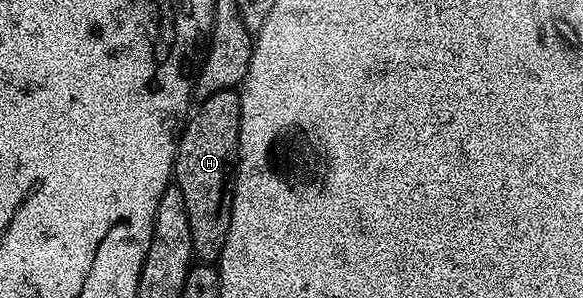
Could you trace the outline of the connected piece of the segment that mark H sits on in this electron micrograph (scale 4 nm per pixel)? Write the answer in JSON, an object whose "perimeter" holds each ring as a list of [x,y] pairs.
{"perimeter":[[[222,90],[213,92],[213,96],[202,99],[194,107],[179,136],[173,182],[181,188],[181,196],[185,196],[191,248],[194,257],[203,264],[218,263],[221,248],[225,248],[225,236],[229,236],[235,195],[235,171],[239,160],[240,124],[239,90]]]}

